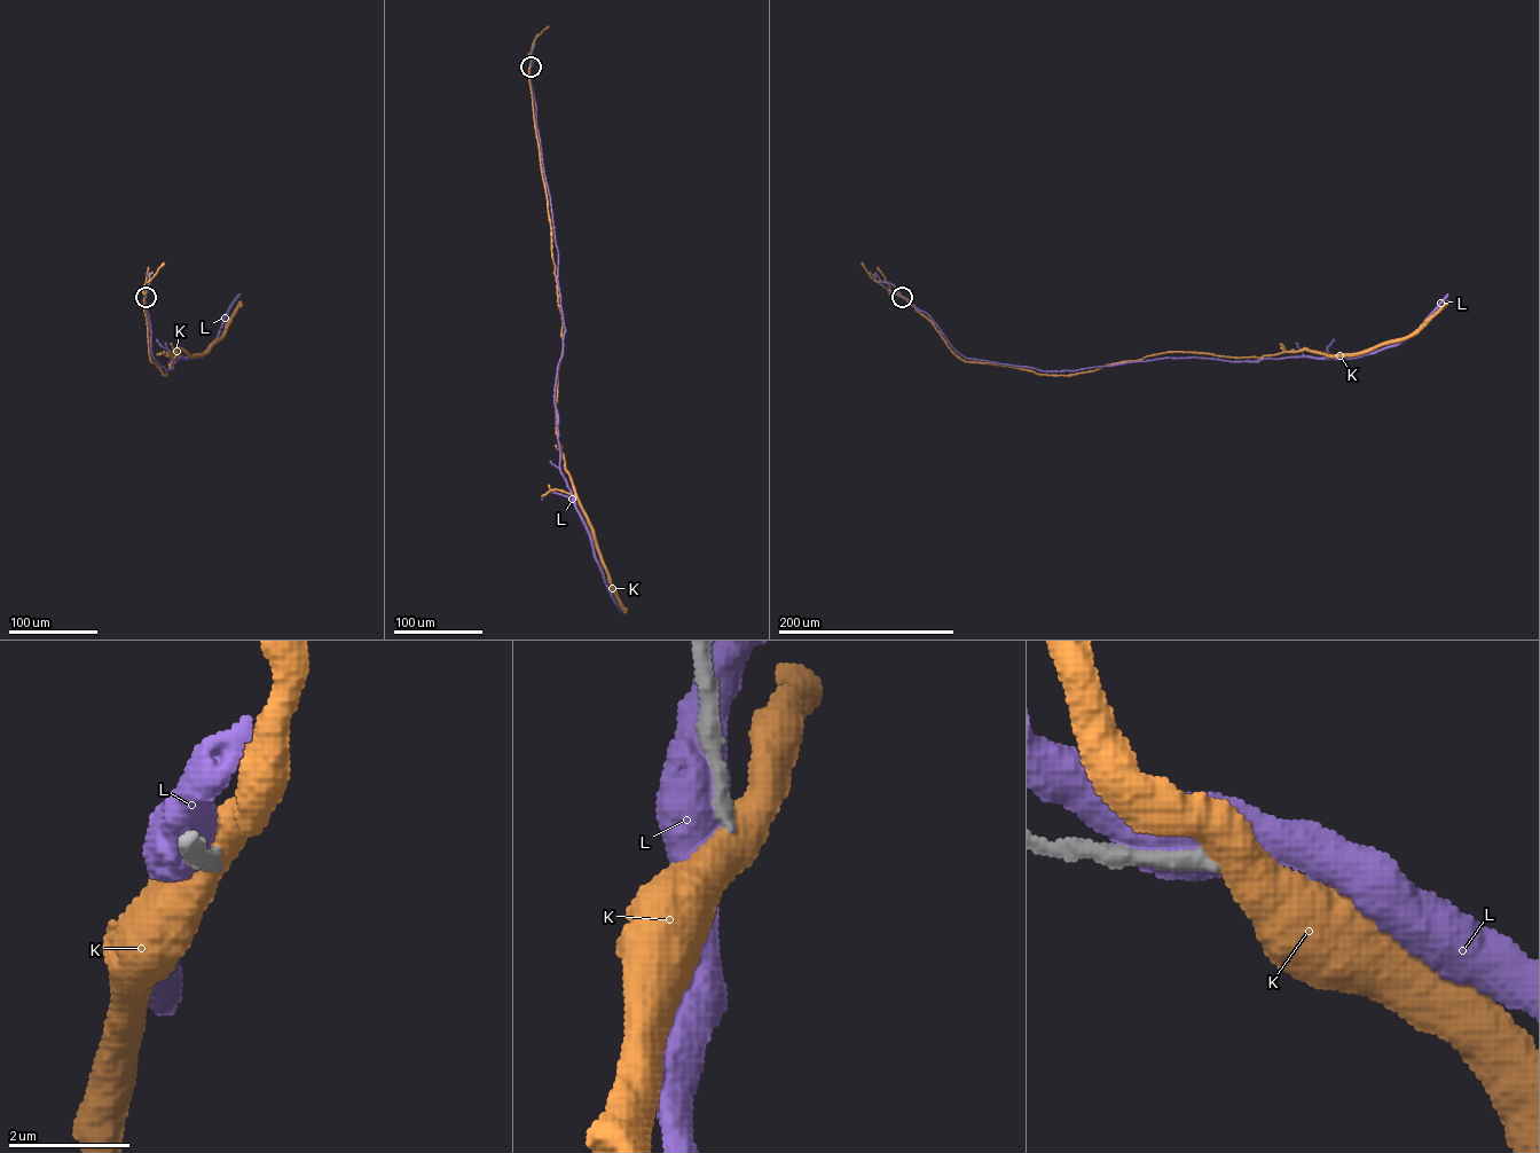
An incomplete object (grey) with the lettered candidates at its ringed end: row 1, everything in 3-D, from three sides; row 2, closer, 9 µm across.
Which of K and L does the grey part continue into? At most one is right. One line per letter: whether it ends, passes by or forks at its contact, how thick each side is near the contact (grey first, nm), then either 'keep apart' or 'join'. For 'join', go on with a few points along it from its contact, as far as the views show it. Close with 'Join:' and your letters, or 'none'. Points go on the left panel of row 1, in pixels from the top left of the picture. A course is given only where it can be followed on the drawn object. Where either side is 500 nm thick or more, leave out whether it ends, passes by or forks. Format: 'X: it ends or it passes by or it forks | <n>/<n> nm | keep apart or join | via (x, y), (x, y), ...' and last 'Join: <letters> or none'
K: 280/500 nm | keep apart
L: 380/600 nm | keep apart
Join: none

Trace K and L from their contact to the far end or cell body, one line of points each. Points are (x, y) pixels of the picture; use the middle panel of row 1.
K: (529, 67), (533, 118), (563, 321), (557, 434), (565, 469), (592, 528)
L: (529, 65), (558, 253), (557, 282), (565, 329), (555, 397), (559, 470), (591, 541)

